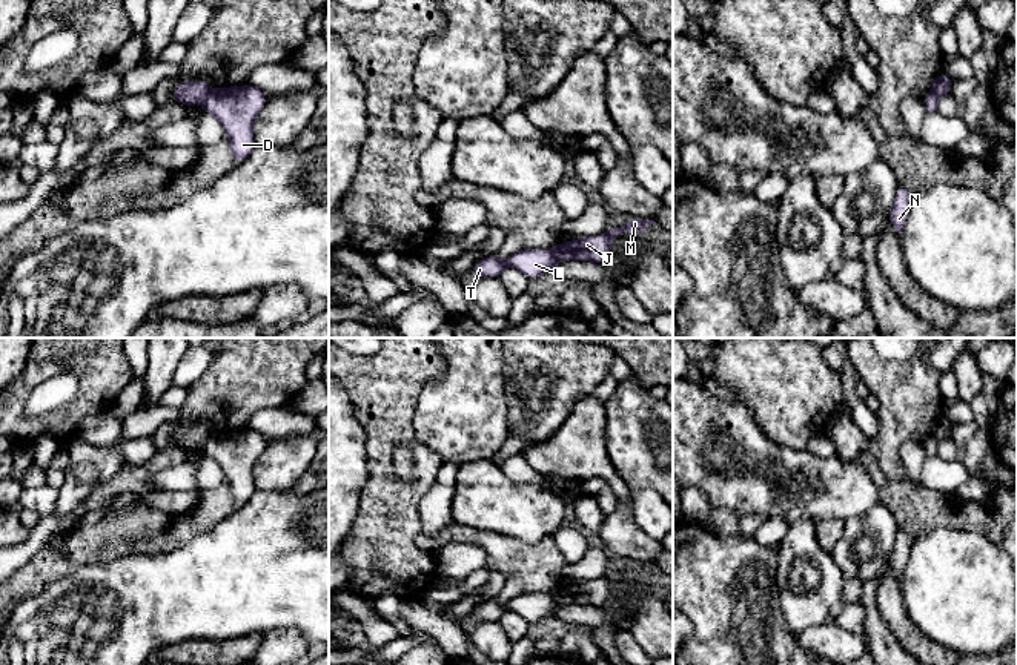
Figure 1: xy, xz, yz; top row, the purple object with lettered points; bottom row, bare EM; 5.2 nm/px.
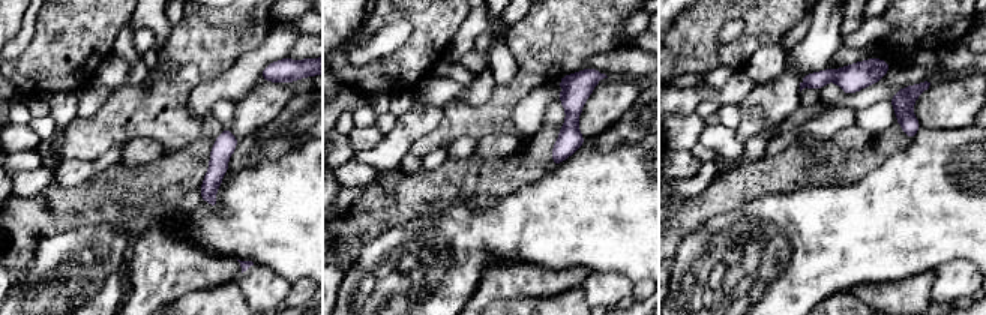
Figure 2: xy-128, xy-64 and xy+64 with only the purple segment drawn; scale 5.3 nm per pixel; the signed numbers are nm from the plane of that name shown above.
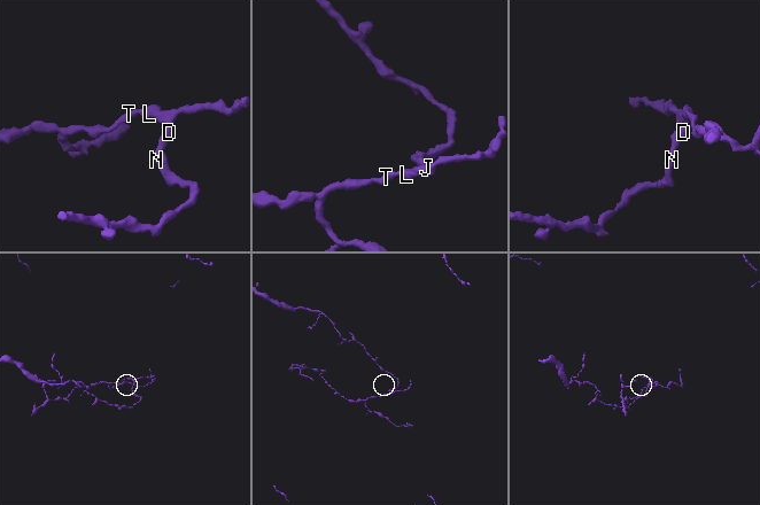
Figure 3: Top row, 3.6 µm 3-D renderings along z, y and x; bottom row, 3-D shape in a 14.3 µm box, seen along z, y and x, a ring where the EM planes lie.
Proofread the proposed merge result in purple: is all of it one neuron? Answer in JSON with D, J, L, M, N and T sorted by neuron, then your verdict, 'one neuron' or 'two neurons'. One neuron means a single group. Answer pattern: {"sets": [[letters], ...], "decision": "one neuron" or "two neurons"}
{"sets": [["D", "J", "M", "N"], ["L", "T"]], "decision": "two neurons"}

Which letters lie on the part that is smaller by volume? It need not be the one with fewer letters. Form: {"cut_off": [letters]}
{"cut_off": ["L", "T"]}

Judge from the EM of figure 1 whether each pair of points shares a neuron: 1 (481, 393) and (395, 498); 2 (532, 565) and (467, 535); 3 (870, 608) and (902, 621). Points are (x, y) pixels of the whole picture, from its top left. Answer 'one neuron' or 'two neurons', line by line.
1: two neurons
2: one neuron
3: two neurons

